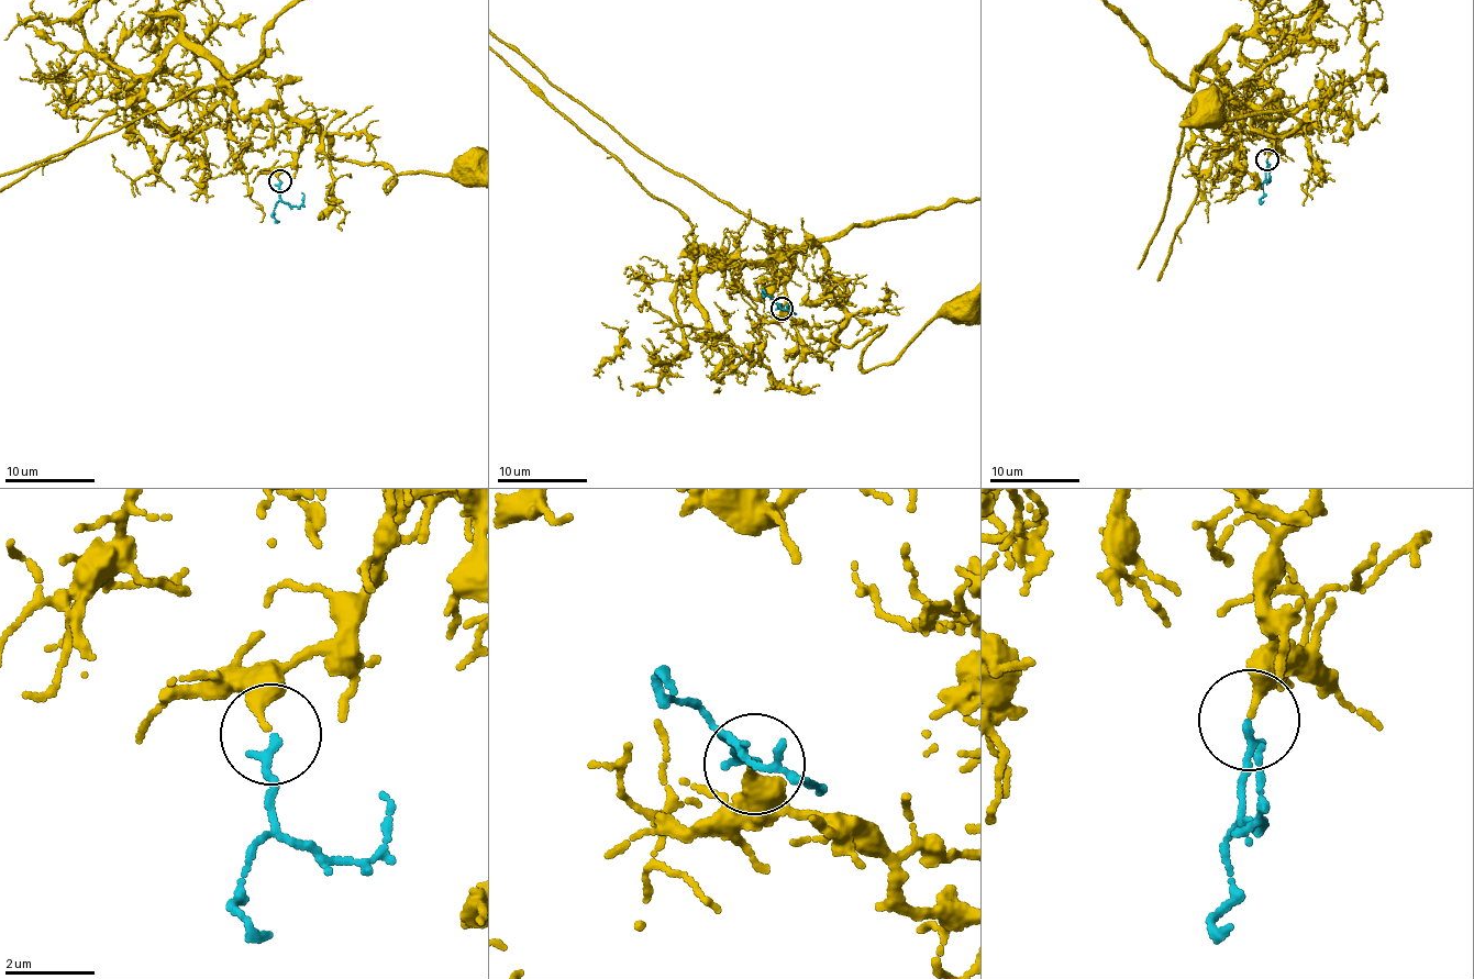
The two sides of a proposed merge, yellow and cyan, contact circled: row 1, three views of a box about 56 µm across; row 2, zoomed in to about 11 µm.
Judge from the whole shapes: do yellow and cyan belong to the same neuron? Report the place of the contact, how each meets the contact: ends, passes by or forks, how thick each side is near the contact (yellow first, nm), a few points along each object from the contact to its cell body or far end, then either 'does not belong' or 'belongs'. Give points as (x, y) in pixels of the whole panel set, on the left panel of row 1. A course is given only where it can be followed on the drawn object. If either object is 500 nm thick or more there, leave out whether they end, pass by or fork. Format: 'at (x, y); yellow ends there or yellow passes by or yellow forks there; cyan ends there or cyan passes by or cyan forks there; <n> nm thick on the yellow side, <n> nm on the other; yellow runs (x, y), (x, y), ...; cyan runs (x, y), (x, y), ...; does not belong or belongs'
at (279, 180); yellow ends there; cyan ends there; 240 nm thick on the yellow side, 180 nm on the other; yellow runs (279, 180), (320, 131), (333, 157), (383, 164), (396, 180), (387, 191), (390, 180), (424, 169), (472, 171); cyan runs (279, 180), (279, 198), (291, 207), (302, 202), (302, 191); belongs

